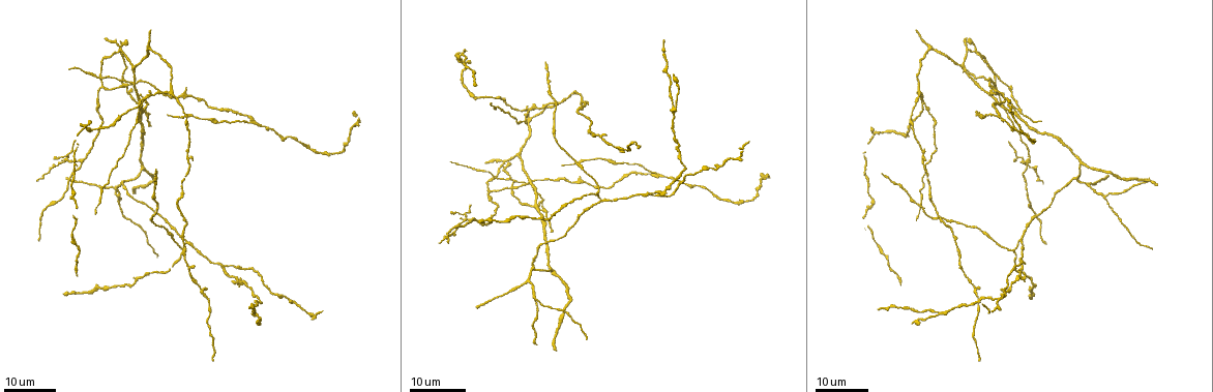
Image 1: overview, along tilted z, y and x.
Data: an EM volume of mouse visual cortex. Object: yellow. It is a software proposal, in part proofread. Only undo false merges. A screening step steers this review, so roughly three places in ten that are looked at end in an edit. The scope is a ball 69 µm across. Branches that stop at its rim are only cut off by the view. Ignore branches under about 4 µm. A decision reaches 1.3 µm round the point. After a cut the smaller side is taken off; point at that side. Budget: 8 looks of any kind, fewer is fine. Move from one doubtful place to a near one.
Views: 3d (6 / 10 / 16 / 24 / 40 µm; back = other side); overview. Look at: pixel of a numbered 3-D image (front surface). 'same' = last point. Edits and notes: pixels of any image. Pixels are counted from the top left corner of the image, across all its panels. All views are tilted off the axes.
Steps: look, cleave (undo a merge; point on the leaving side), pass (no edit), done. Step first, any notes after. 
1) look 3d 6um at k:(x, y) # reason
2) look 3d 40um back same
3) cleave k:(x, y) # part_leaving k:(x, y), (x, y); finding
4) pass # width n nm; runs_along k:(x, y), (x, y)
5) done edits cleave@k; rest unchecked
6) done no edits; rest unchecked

look 3d 24um at 1:(102, 85) # three arms meet

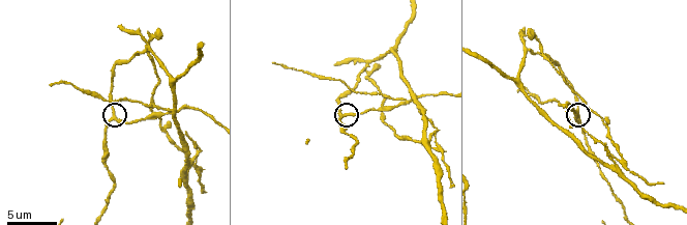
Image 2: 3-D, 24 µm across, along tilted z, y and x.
look 3d 6um at 2:(114, 118) # closer look

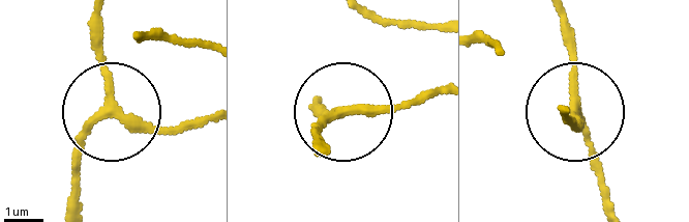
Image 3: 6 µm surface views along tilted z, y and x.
pass # width 220 nm; all the same cell

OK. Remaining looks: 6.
look 3d 16um at 1:(920, 93) # three arms meet

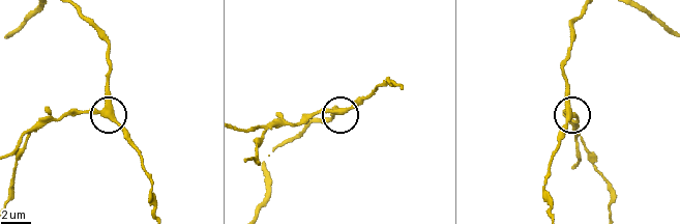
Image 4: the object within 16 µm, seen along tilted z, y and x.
look 3d 6um at 4:(333, 113)

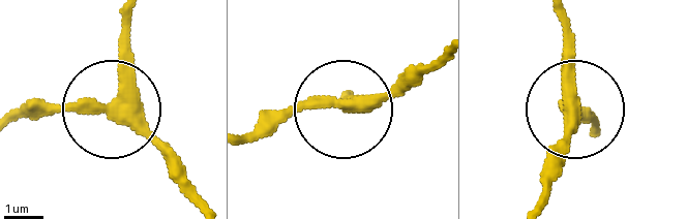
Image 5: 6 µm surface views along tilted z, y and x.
pass # runs_along 5:(126, 18), (126, 86), (115, 103), (28, 106); continuous, no second cell

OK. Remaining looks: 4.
look 3d 10um at 2:(403, 100) # two arms in line, one across

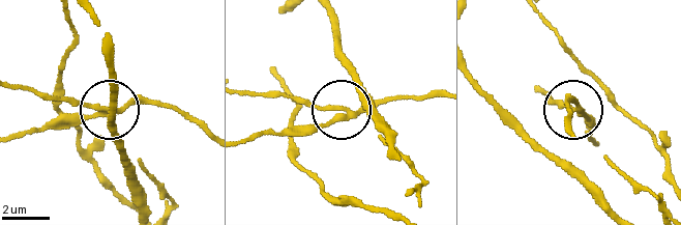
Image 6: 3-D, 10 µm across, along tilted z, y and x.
cleave 6:(81, 103) # part_leaving 6:(347, 111), (283, 95), (246, 95); a second cell is stuck on

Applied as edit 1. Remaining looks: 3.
look 3d 16um at 1:(530, 280) # a fork

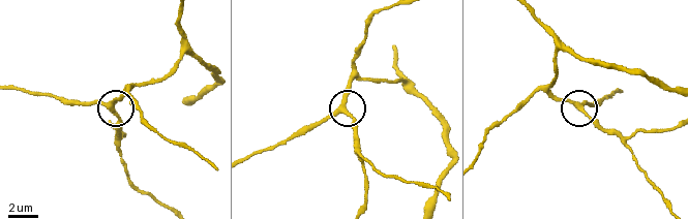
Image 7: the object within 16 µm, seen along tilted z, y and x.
look 3d 10um at 7:(341, 109)

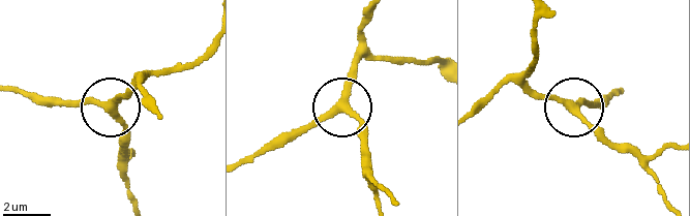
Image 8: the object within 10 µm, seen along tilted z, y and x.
pass # width 270 nm; runs_along 8:(209, 49), (150, 74), (123, 97), (61, 105); continuous, no second cell

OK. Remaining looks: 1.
done edits cleave@6; rest unchecked

